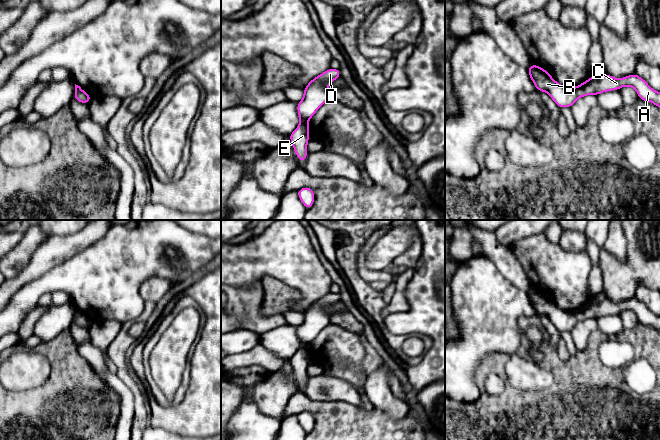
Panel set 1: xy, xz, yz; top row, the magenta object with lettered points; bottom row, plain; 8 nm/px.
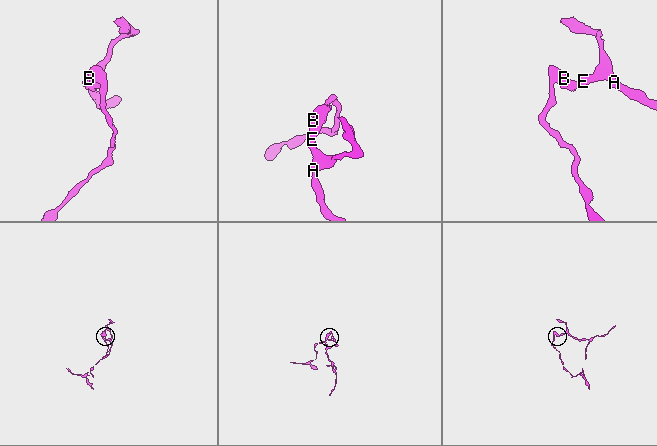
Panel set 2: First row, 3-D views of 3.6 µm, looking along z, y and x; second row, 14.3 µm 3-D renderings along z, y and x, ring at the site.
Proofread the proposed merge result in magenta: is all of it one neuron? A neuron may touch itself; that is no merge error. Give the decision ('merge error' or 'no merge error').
merge error

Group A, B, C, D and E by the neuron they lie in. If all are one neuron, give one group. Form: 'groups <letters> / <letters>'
groups A C E / B D

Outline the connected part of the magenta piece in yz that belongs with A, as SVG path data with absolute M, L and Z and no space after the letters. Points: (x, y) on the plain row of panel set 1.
M637 297L620 303L616 303L609 298L602 301L591 300L584 307L574 311L574 315L580 322L590 318L598 320L602 316L619 314L624 310L633 311L640 324L652 326L660 332L660 317L653 314Z

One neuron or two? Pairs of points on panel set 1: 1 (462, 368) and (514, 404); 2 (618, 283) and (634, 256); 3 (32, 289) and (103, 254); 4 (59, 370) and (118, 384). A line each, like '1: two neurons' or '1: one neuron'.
1: two neurons
2: one neuron
3: one neuron
4: two neurons

